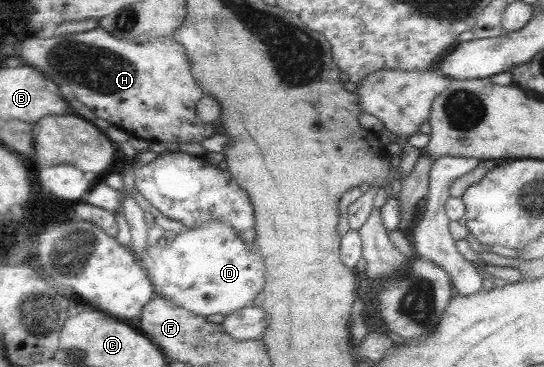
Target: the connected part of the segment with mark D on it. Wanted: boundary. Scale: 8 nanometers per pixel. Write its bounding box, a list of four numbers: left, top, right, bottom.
[138,221,264,317]

